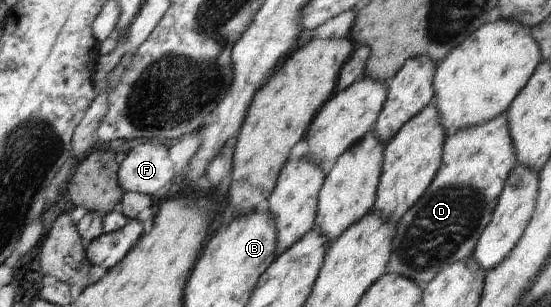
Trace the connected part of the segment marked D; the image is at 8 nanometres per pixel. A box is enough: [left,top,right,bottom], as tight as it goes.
[388,112,517,290]

